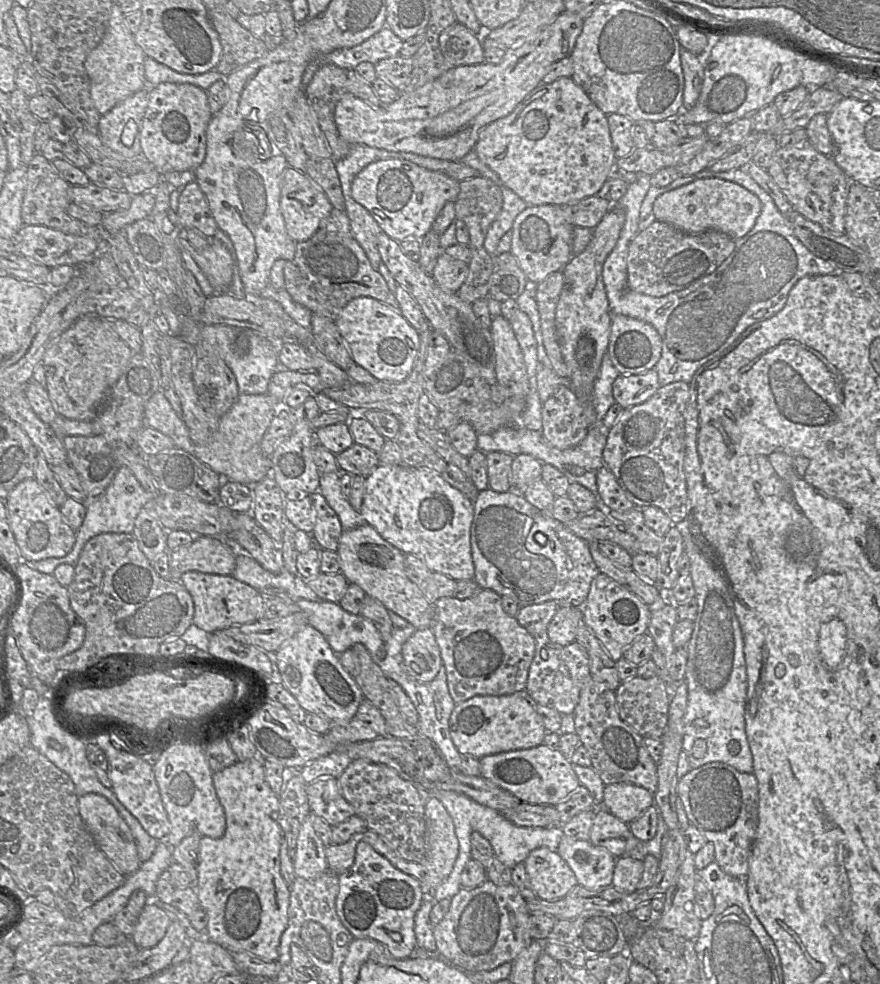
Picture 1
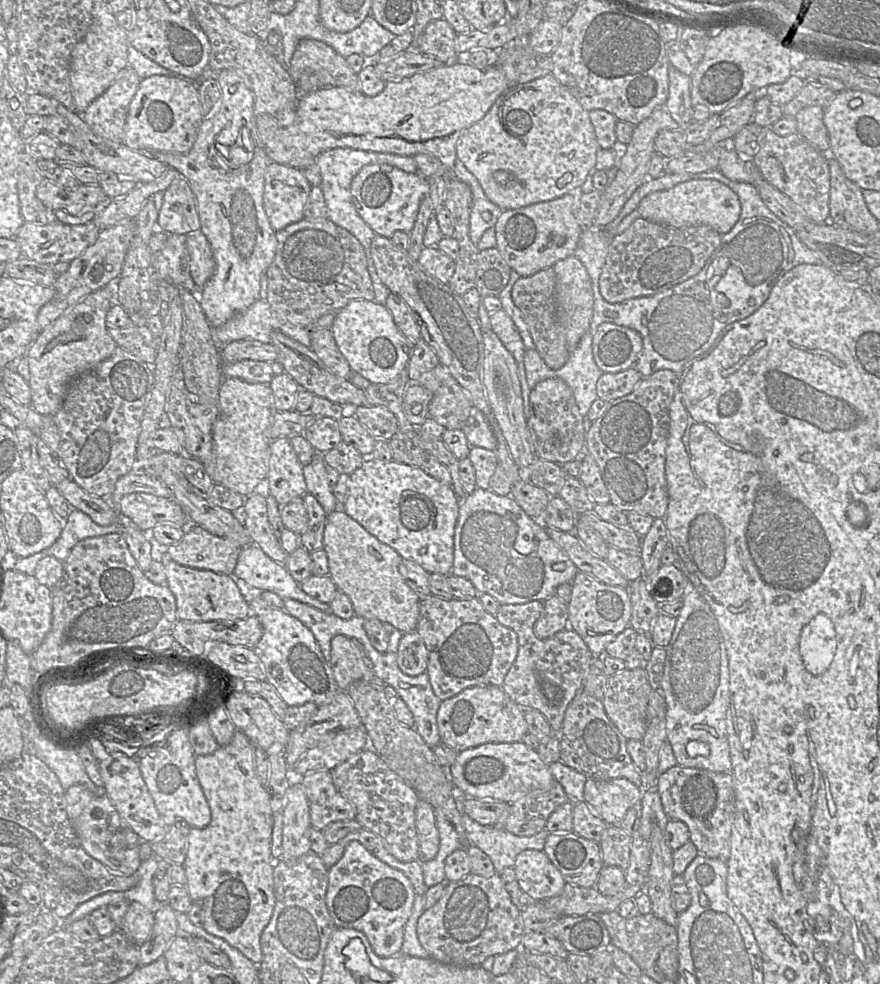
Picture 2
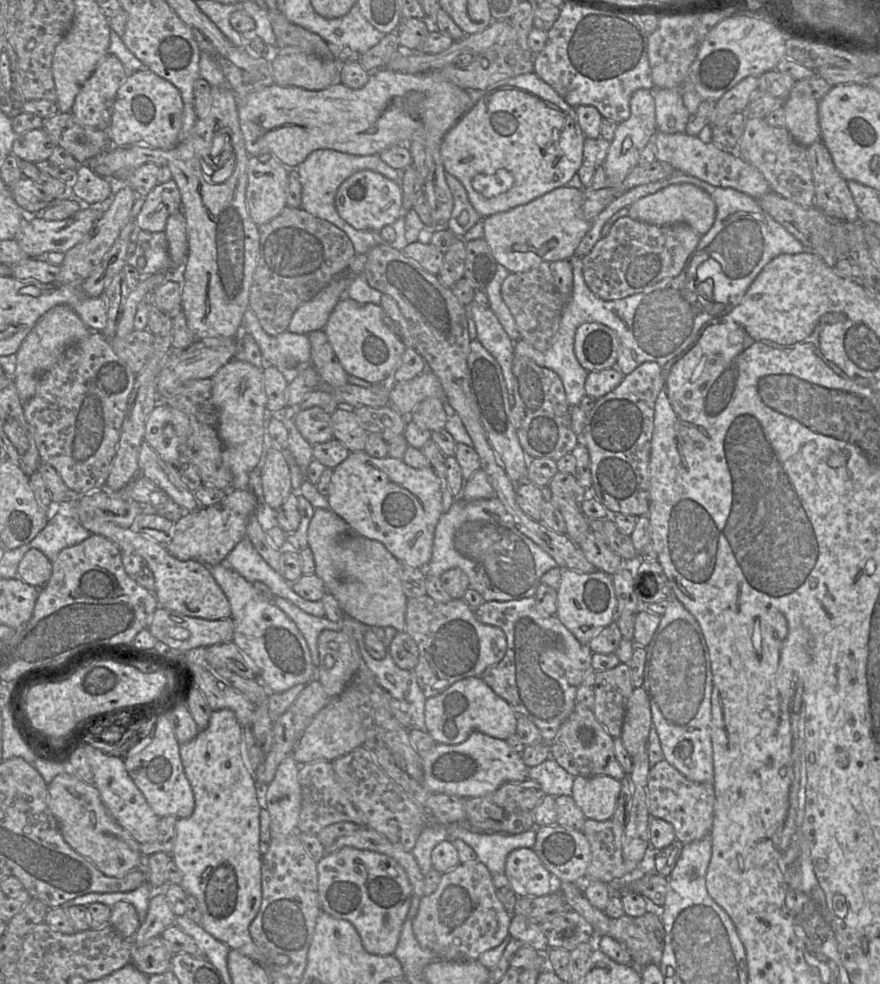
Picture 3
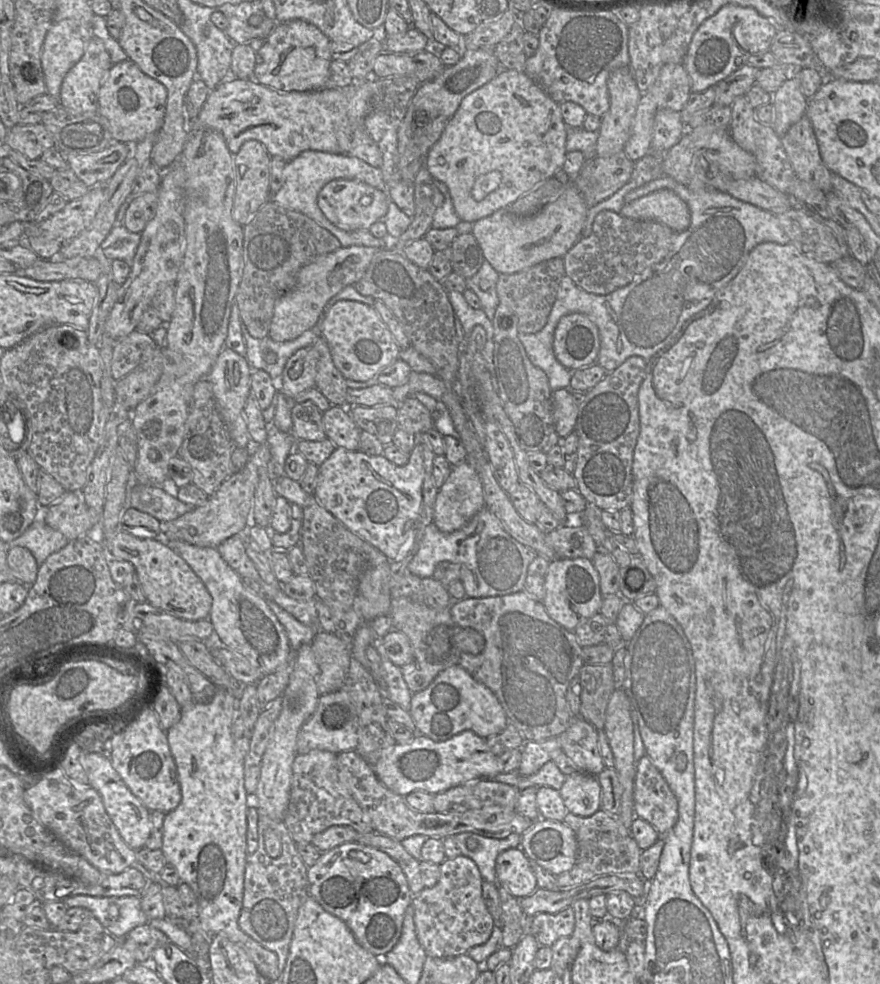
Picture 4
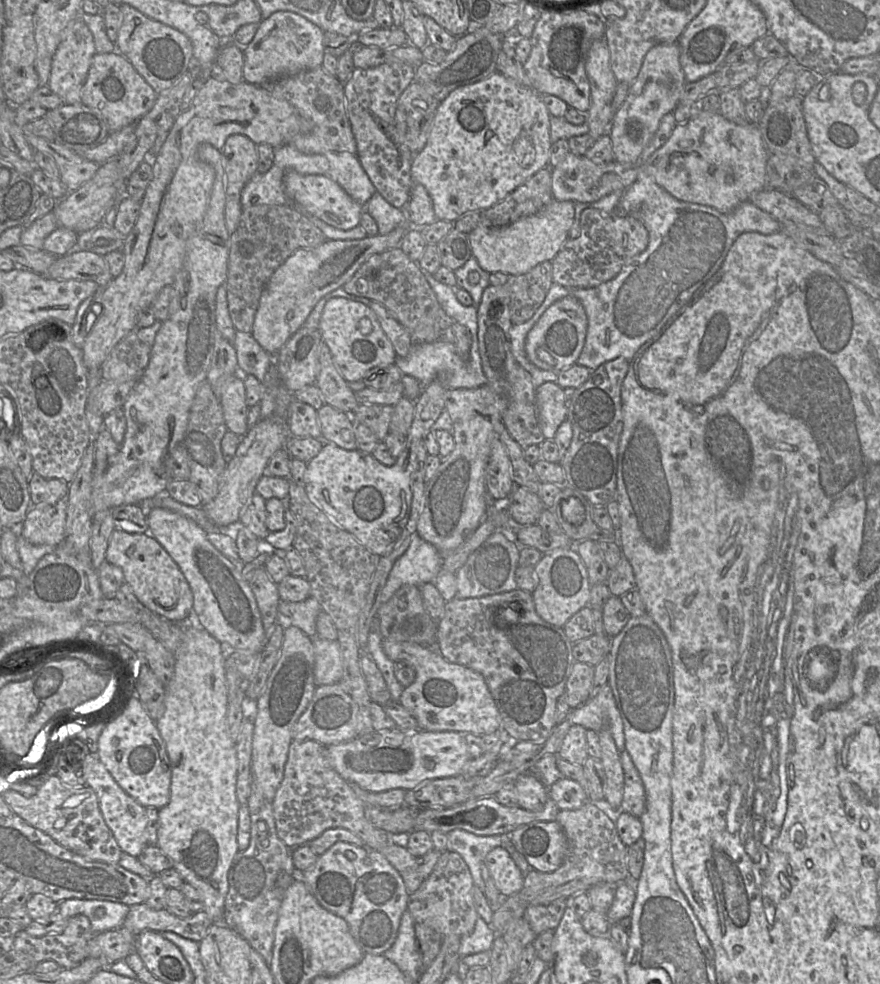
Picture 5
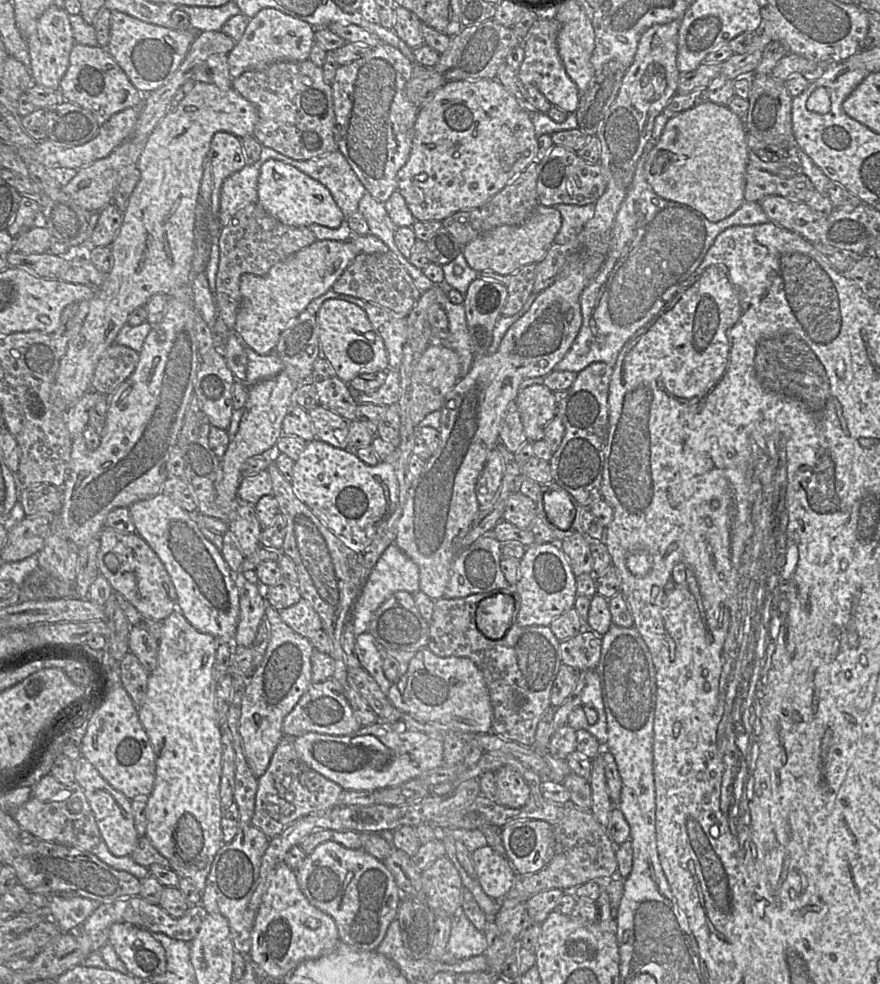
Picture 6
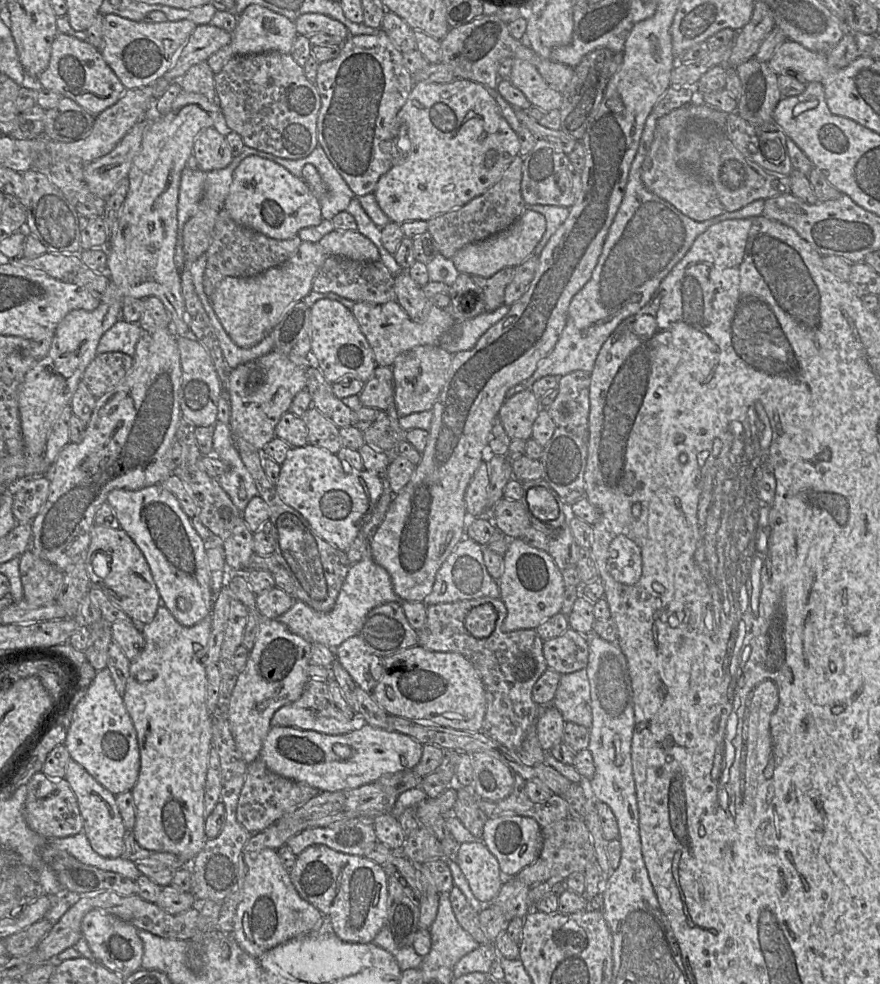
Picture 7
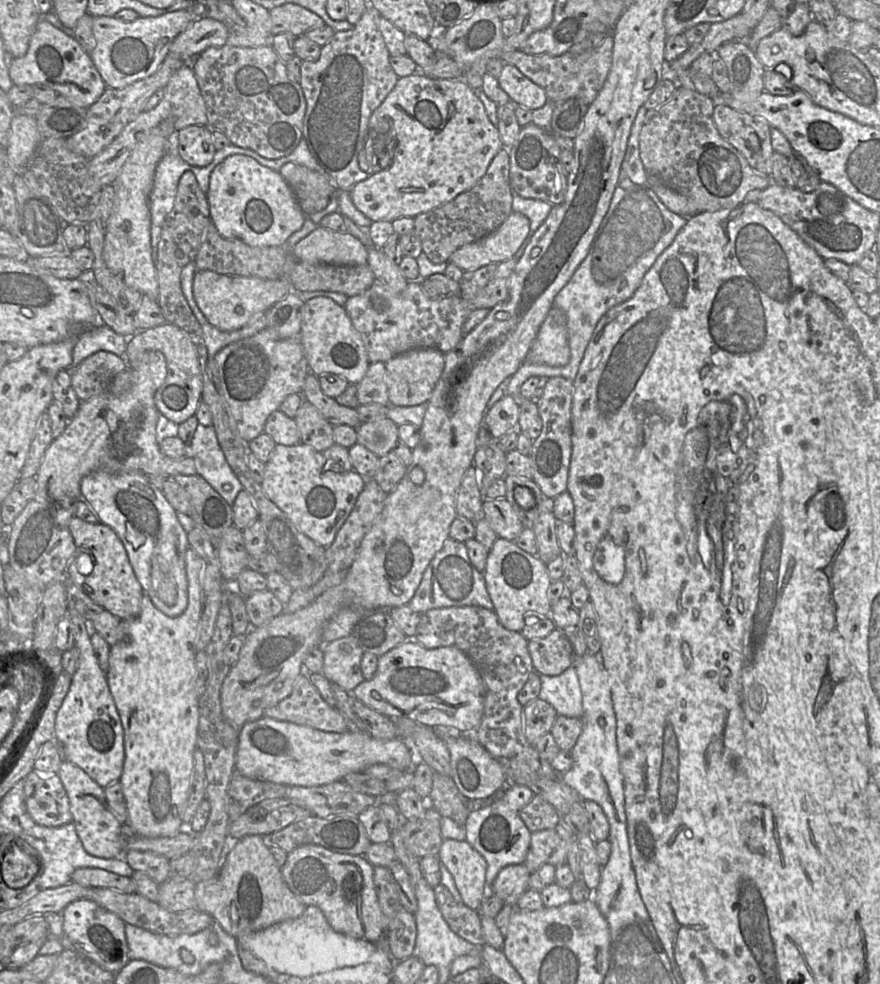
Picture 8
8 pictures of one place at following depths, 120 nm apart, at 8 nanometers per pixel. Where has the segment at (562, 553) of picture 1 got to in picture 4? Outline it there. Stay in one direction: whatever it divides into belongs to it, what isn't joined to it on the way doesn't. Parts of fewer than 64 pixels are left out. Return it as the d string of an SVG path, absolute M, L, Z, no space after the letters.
M483 508L464 527L447 533L440 531L434 524L426 526L420 542L413 548L415 553L407 563L407 570L419 578L433 577L436 566L441 562L452 562L460 566L460 581L468 598L490 598L505 596L524 591L528 568L537 554L525 547L503 528L499 519L489 510Z

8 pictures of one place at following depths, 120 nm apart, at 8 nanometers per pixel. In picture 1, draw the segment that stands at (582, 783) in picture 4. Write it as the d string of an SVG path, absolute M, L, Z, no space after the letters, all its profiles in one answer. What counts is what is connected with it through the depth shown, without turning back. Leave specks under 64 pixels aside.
M609 784L603 791L602 806L626 824L636 820L653 805L653 794L633 784Z

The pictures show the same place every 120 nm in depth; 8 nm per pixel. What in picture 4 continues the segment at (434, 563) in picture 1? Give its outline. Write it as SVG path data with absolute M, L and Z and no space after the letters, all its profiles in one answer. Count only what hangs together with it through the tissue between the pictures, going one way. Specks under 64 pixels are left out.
M414 434L415 445L409 453L408 463L403 466L393 464L384 456L370 456L359 450L351 451L343 447L336 447L332 454L318 467L314 492L316 500L353 534L373 545L391 562L403 561L422 537L423 530L419 531L424 480L422 434Z

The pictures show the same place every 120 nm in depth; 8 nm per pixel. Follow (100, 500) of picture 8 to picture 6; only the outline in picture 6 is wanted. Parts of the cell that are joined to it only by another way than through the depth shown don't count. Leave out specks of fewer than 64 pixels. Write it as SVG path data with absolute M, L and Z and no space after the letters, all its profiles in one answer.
M163 493L133 503L128 509L135 533L149 544L171 578L177 594L177 609L200 632L222 642L232 642L240 614L235 573L220 550L202 534L195 517Z

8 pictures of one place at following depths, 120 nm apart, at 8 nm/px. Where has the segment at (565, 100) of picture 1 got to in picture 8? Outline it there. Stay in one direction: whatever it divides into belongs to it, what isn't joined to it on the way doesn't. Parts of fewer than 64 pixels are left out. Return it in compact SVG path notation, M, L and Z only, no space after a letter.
M420 69L410 76L398 79L395 87L376 109L391 117L394 124L394 137L398 140L398 149L392 164L385 170L371 175L369 178L357 183L349 192L354 206L372 222L393 222L401 218L414 218L421 213L428 212L456 198L459 194L470 190L484 176L491 161L497 153L504 148L498 129L487 116L485 107L474 90L463 81L448 79L432 79L421 74Z

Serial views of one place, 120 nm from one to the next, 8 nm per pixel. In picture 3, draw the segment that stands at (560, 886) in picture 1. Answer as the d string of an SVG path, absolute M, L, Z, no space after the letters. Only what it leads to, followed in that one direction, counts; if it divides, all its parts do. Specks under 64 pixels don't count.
M519 848L510 852L504 874L519 898L557 893L554 876L531 848Z

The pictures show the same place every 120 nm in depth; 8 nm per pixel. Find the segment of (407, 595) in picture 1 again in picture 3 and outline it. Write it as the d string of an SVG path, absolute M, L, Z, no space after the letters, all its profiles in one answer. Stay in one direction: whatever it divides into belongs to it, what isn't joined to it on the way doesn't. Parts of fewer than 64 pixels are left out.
M315 509L307 530L315 574L338 601L344 615L369 627L393 627L404 632L408 598L400 580L400 563L379 541L353 532L330 509Z

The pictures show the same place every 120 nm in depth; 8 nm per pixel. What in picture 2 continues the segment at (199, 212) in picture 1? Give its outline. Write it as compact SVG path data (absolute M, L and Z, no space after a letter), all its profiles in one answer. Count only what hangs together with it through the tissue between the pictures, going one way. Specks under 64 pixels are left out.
M187 180L173 183L164 192L157 223L166 233L187 235L201 231L197 200Z

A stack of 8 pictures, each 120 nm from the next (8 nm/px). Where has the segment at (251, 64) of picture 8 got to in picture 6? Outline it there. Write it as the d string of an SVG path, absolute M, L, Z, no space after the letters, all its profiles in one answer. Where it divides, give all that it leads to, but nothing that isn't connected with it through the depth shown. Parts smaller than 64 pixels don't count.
M310 60L278 61L262 68L248 70L232 80L231 88L251 102L258 113L253 137L263 146L294 160L310 160L337 151L334 140L335 114L331 82L325 79L323 68Z

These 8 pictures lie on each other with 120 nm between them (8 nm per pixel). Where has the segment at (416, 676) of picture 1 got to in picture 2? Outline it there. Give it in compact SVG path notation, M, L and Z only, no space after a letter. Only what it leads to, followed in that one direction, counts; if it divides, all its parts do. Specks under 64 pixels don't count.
M416 631L405 633L400 639L397 664L401 671L409 676L417 676L426 672L428 651Z

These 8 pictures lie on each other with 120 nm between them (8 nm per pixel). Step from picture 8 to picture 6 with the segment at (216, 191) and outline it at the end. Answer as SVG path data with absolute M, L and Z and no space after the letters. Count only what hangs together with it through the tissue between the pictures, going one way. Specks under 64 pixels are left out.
M269 159L260 167L258 203L267 213L290 226L308 227L318 224L328 228L338 228L345 221L344 214L323 184L279 160Z

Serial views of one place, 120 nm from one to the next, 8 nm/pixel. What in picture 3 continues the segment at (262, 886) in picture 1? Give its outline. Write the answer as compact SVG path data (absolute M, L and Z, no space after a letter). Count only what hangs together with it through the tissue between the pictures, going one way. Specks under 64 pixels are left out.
M230 709L213 710L208 726L200 730L191 741L180 744L179 754L193 790L195 807L191 816L177 820L176 840L170 855L182 874L181 886L198 900L200 925L214 938L251 958L261 967L287 964L287 956L262 950L249 933L249 925L257 915L262 901L262 854L259 849L261 807L256 796L254 776L242 758L242 726L235 713Z

